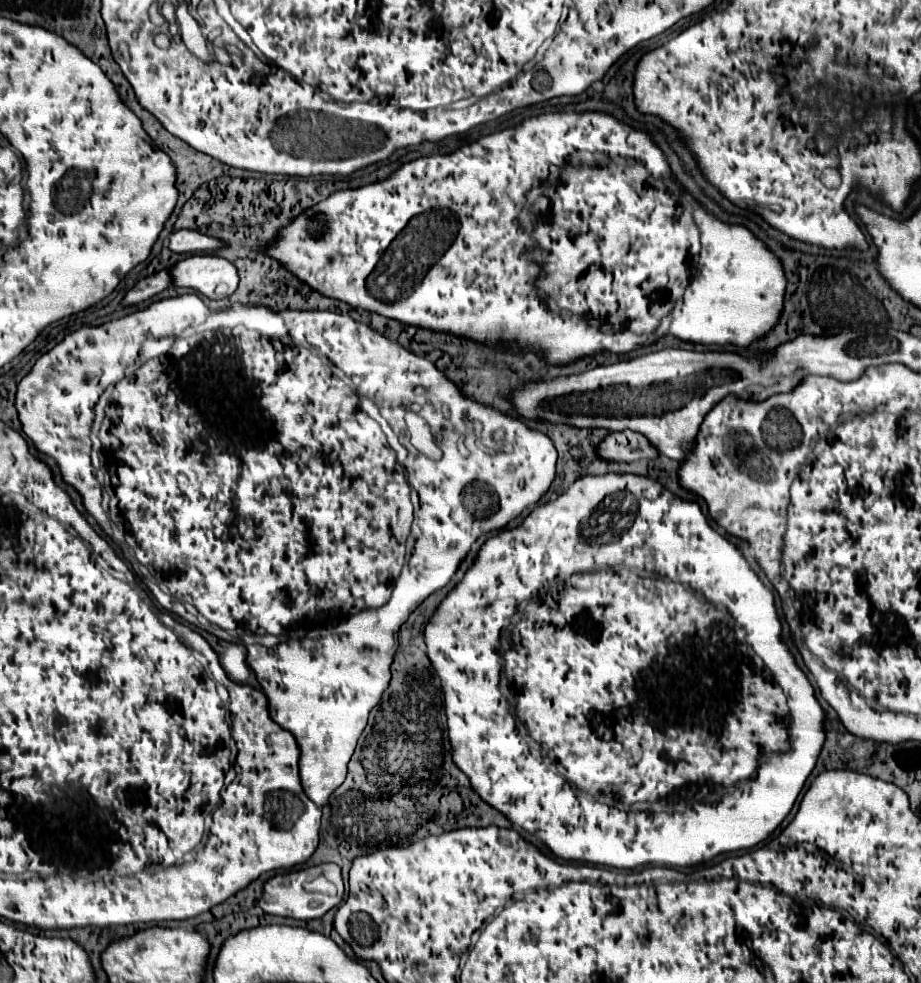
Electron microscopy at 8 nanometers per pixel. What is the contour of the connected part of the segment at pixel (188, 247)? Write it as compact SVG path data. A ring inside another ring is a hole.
M178 230L170 236L170 250L172 252L200 252L200 250L214 250L220 248L222 240L210 238L196 230Z

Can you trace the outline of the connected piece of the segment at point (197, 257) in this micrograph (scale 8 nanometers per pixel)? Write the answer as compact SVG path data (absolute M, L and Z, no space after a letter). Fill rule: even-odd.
M192 254L170 268L170 280L176 288L192 288L210 300L222 300L238 288L234 264L210 254Z

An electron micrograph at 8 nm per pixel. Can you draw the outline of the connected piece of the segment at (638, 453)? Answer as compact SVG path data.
M612 432L596 448L596 456L604 462L636 462L642 458L654 458L658 452L638 432Z

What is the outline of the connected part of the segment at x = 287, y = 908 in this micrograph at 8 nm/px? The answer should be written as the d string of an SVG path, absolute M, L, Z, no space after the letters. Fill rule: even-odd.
M318 864L306 870L294 870L288 874L276 874L264 882L262 898L256 900L256 906L262 908L266 914L276 914L284 918L296 920L314 920L322 918L330 908L342 902L342 878L340 866L336 864Z

